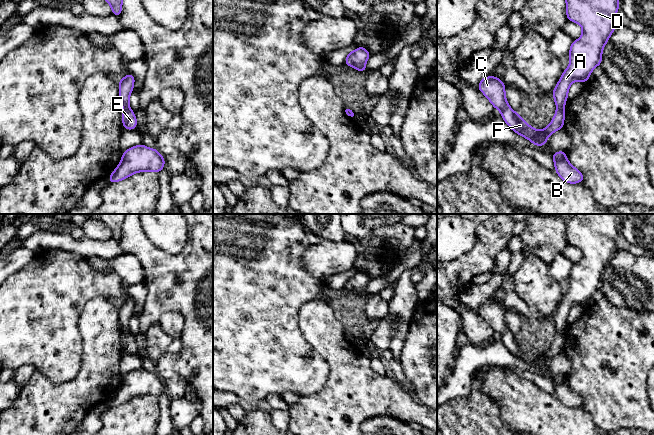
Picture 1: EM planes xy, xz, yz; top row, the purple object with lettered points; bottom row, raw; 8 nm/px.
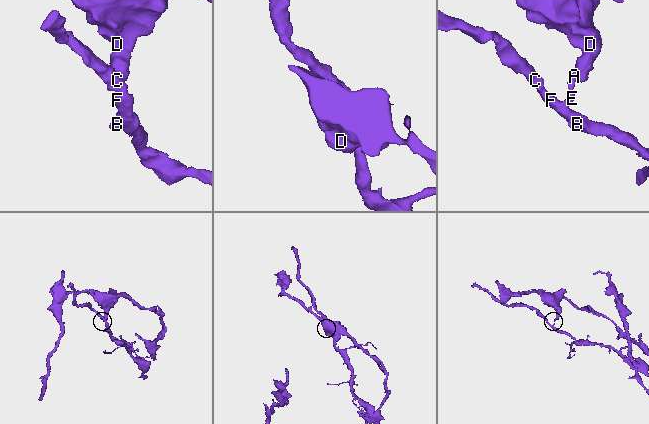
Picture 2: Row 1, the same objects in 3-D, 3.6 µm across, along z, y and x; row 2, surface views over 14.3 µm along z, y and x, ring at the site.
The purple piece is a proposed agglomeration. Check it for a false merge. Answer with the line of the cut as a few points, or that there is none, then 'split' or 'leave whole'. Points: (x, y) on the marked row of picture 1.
cut in xy along (129, 108), (123, 110); split

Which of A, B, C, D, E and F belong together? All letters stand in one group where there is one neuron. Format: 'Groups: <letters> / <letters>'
Groups: A D / B C E F

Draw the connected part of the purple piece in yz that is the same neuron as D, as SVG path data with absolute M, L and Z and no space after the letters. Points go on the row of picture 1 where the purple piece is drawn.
M566 0L568 21L580 24L583 33L578 40L572 42L569 50L569 66L563 71L560 80L552 91L557 109L564 109L571 83L574 81L586 83L592 70L601 65L603 48L618 25L616 22L618 8L619 0Z

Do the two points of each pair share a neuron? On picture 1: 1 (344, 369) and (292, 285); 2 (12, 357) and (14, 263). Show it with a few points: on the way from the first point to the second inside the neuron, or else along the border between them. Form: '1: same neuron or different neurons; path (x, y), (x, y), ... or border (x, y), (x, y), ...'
1: different neurons; border (326, 300), (306, 301), (299, 309), (298, 326)
2: different neurons; border (32, 258), (10, 277)

